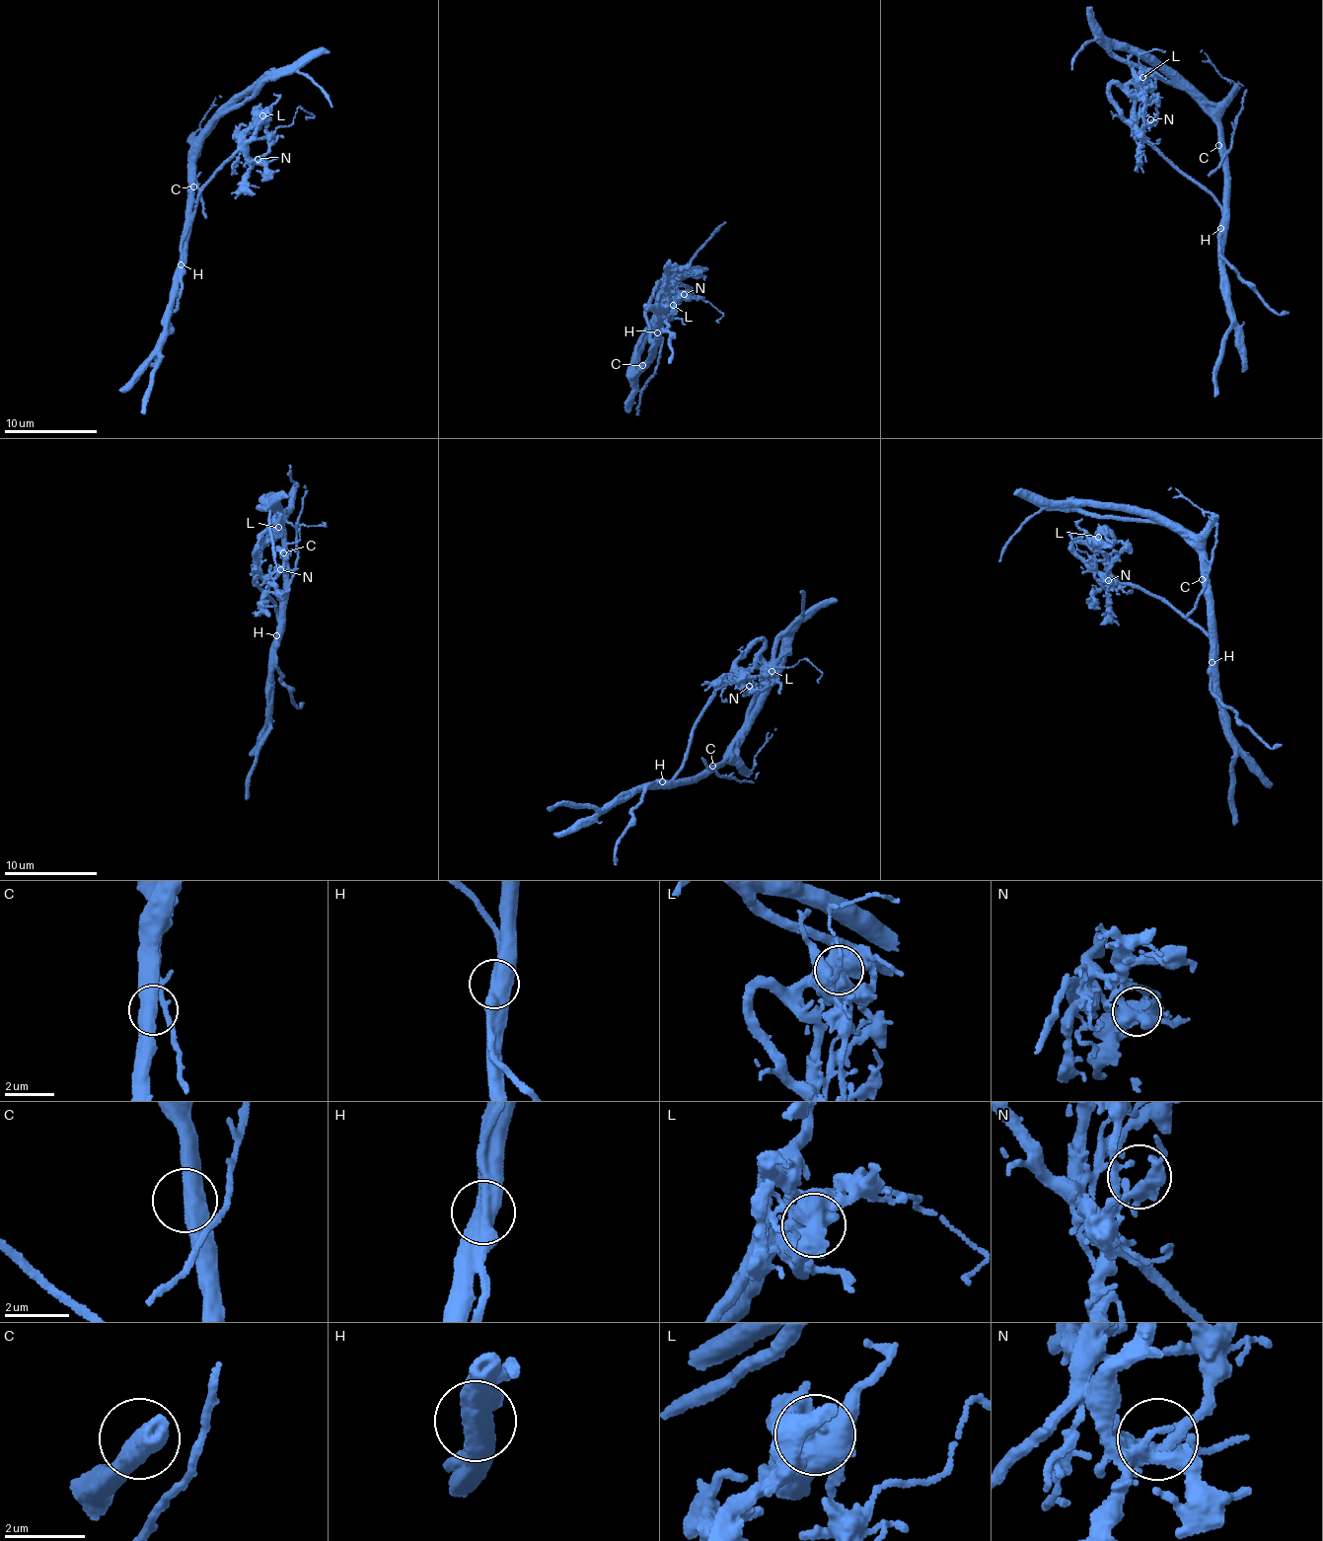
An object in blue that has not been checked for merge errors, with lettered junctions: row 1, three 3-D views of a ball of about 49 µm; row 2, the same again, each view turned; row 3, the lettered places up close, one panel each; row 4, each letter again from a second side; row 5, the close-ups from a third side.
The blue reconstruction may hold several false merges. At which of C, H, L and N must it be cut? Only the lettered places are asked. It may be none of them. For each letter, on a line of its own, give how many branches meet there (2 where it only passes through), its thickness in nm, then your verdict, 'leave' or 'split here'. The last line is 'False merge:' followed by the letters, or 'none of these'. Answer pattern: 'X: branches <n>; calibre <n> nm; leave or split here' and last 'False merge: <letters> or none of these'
C: branches 2; calibre 500 nm; leave
H: branches 2; calibre 600 nm; split here
L: branches 3; calibre 500 nm; leave
N: branches 2; calibre 460 nm; leave
False merge: H

